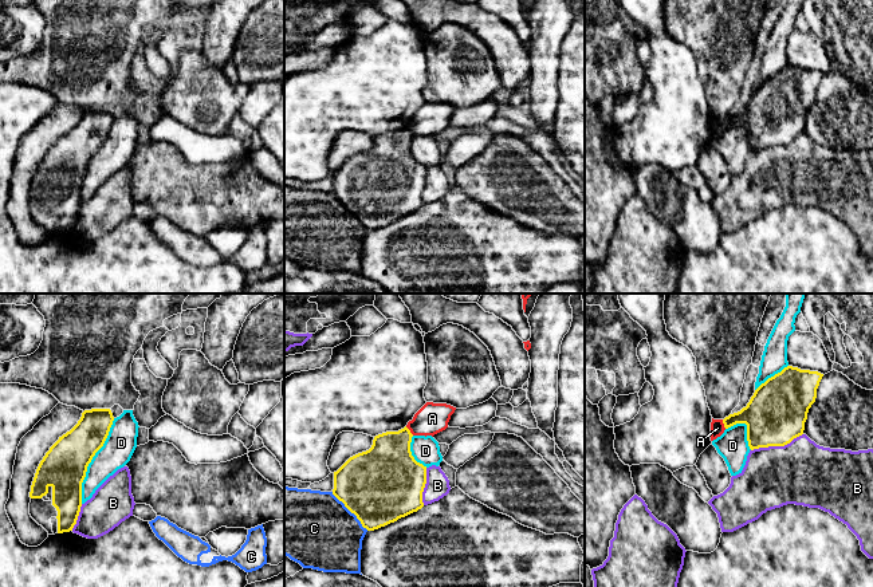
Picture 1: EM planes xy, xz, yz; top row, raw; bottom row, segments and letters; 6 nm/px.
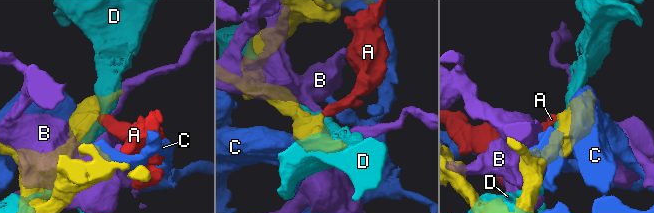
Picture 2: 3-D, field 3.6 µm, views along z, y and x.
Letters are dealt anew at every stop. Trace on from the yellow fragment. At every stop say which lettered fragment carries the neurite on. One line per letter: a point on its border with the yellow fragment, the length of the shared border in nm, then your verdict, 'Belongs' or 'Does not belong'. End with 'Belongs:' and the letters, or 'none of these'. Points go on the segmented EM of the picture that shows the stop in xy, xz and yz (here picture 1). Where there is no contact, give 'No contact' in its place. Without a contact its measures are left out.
A: Touches yellow at xz (409, 430). Shared border 80 nm. Does not belong
B: Touches yellow at yz (777, 445). Shared border 320 nm. Does not belong
C: Touches yellow at xz (352, 512). Shared border 320 nm. Does not belong
D: Touches yellow at xy (90, 461). Shared border 550 nm. Does not belong
Belongs: none of these

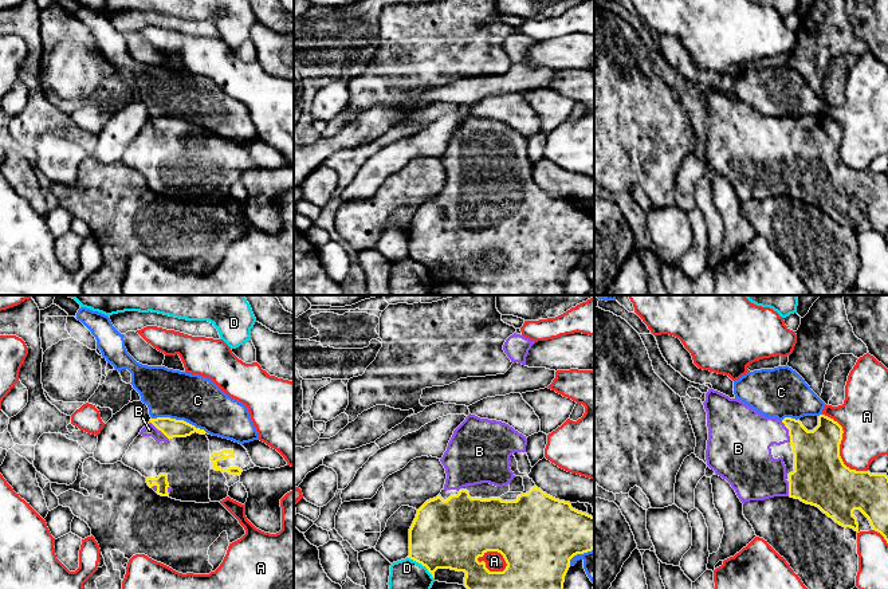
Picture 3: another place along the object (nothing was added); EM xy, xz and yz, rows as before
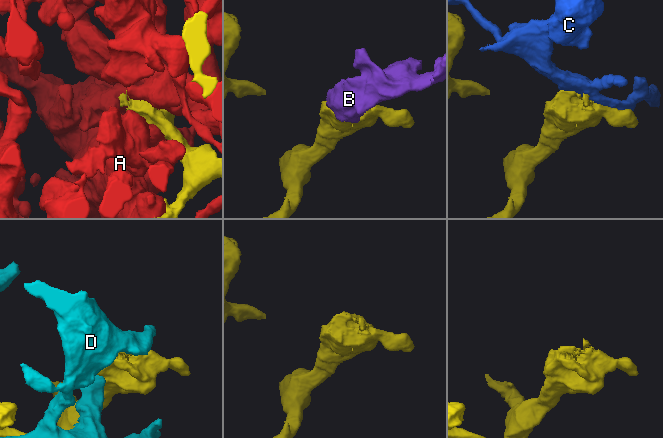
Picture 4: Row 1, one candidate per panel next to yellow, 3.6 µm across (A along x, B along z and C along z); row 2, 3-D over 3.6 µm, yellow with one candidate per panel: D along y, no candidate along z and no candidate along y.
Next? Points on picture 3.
A: Touches yellow at yz (839, 447). Shared border 440 nm. Does not belong
B: Touches yellow at yz (789, 432). Shared border 140 nm. Belongs
C: Touches yellow at xy (180, 420). Shared border 340 nm. Does not belong
D: Touches yellow at xz (423, 565). Shared border 200 nm. Does not belong
Belongs: B

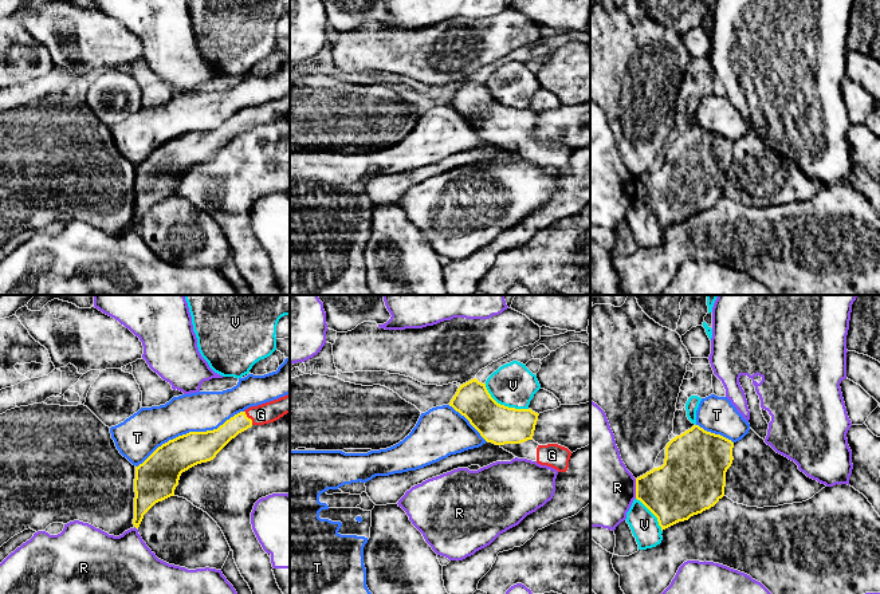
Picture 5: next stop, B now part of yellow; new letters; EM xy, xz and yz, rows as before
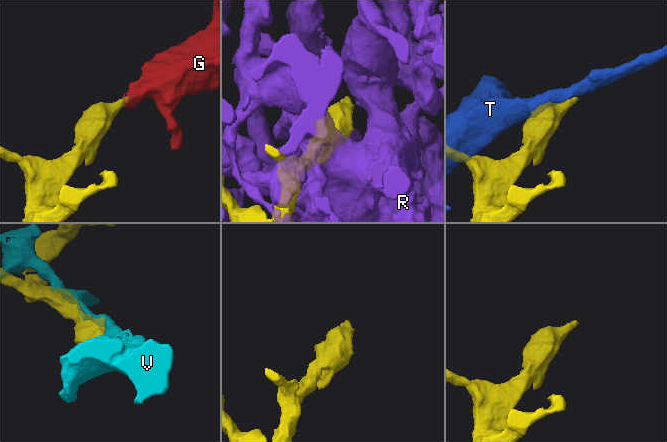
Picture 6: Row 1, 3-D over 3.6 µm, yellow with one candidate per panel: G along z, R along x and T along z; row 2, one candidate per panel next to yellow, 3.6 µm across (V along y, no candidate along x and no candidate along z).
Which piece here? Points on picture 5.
G: Touches yellow at xy (247, 417). Shared border 100 nm. Belongs
R: Touches yellow at yz (636, 488). Shared border 120 nm. Does not belong
T: Touches yellow at xy (189, 432). Shared border 750 nm. Does not belong
V: Touches yellow at xz (503, 405). Shared border 300 nm. Does not belong
Belongs: G

